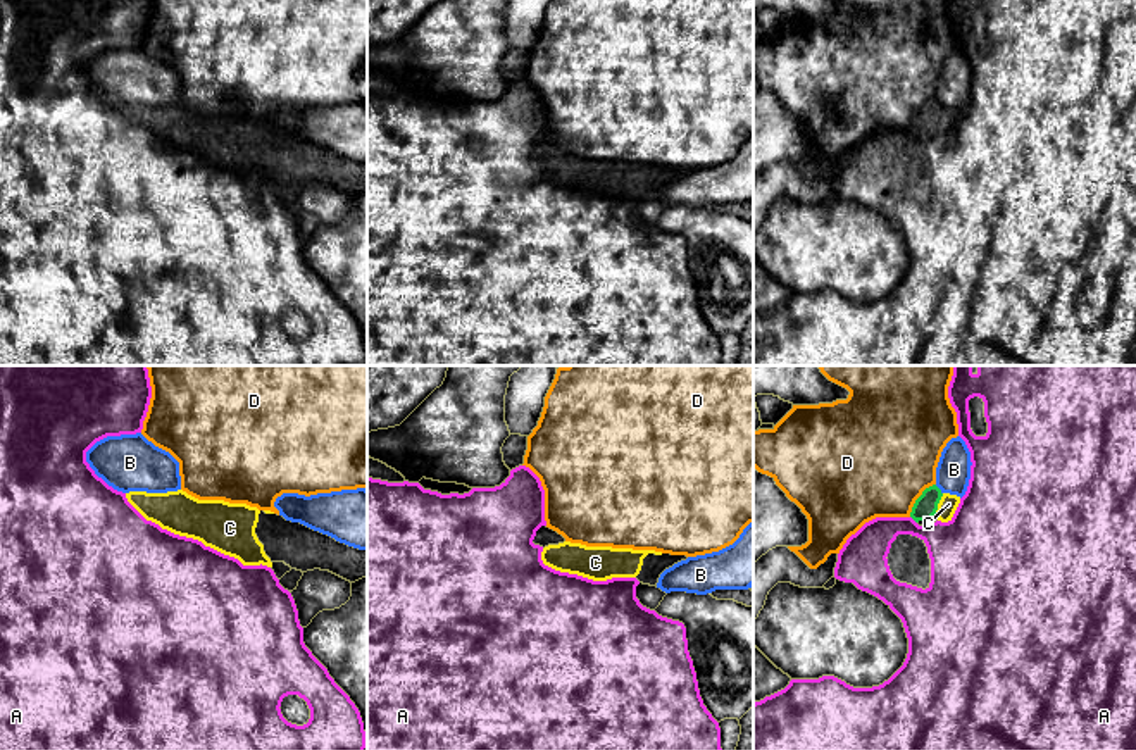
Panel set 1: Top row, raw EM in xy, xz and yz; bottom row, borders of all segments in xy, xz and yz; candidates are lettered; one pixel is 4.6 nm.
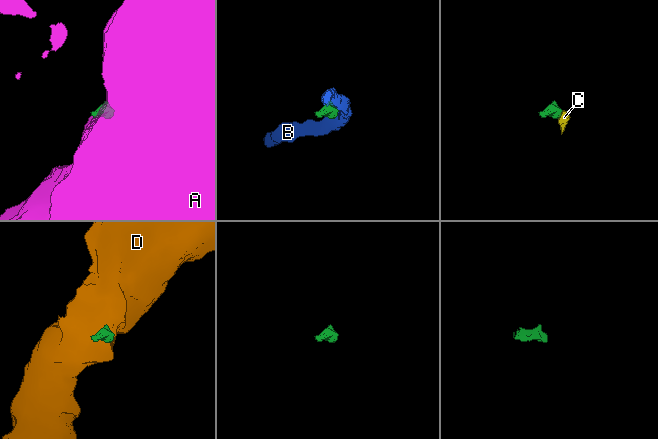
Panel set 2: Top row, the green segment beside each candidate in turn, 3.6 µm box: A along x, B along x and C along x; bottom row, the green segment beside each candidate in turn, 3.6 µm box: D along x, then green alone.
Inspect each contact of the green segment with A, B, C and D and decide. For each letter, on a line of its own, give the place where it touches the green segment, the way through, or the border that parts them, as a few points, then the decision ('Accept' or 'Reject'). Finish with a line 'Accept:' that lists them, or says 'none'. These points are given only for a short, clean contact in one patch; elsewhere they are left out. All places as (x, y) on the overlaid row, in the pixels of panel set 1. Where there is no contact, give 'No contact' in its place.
A: Touches green at yz (912, 518). Reject
B: Touches green at yz (940, 490). Boundary: yz (935, 485), (942, 493). Reject
C: Touches green at yz (938, 502). Path across: yz (926, 506), (938, 502), (948, 504). Accept
D: Touches green at yz (917, 499). Boundary: yz (935, 483), (916, 500), (909, 516). Reject
Accept: C

